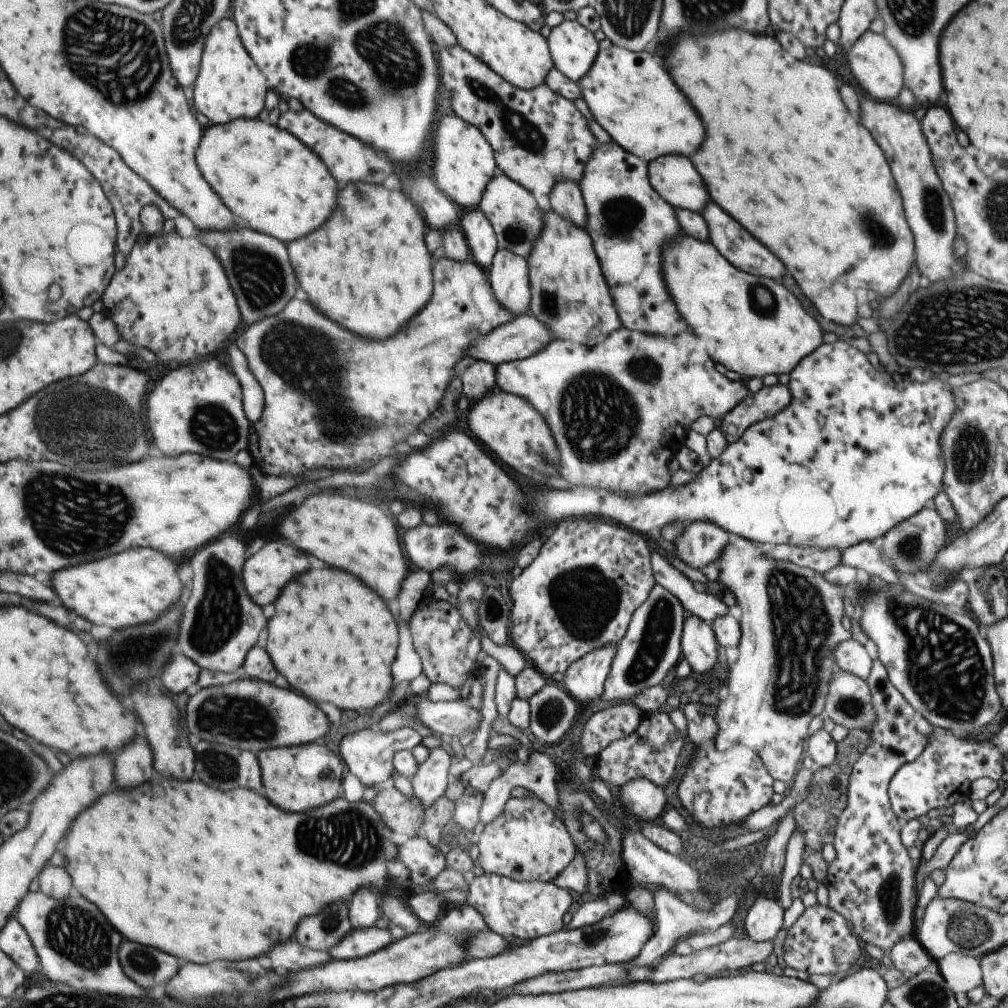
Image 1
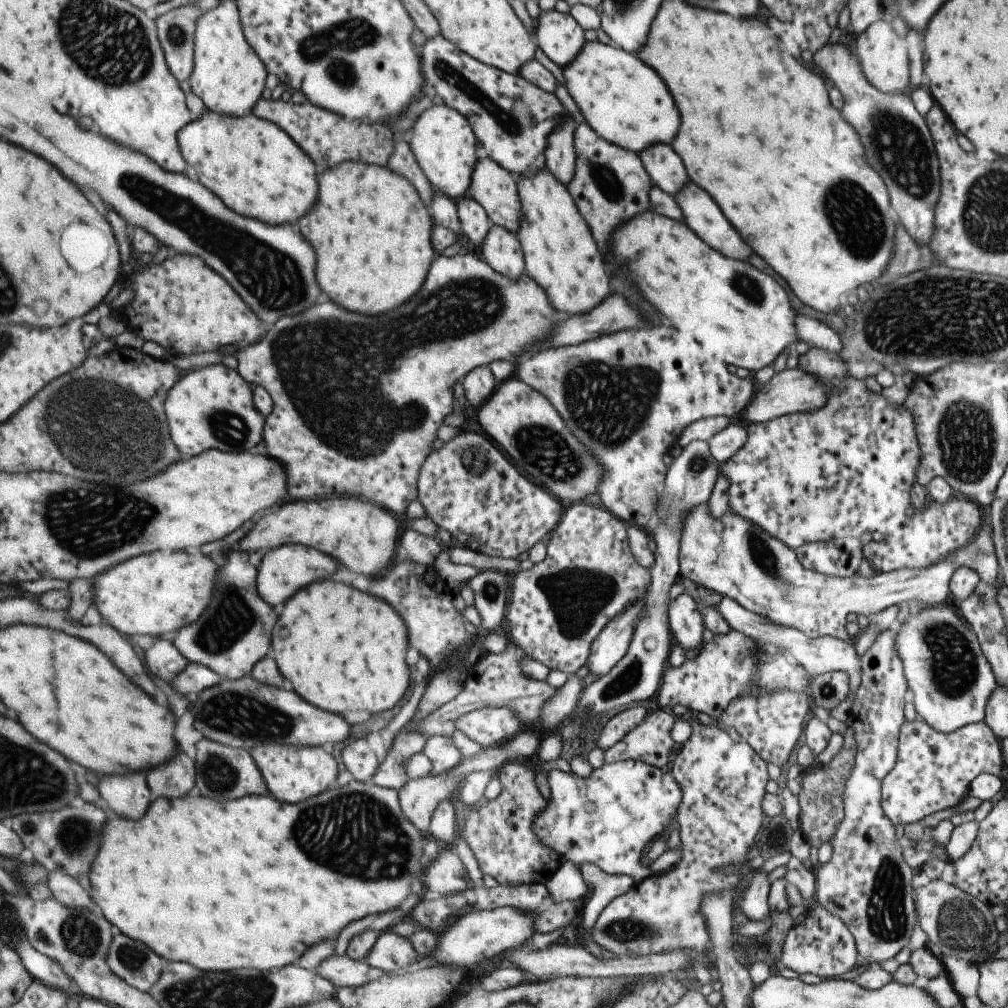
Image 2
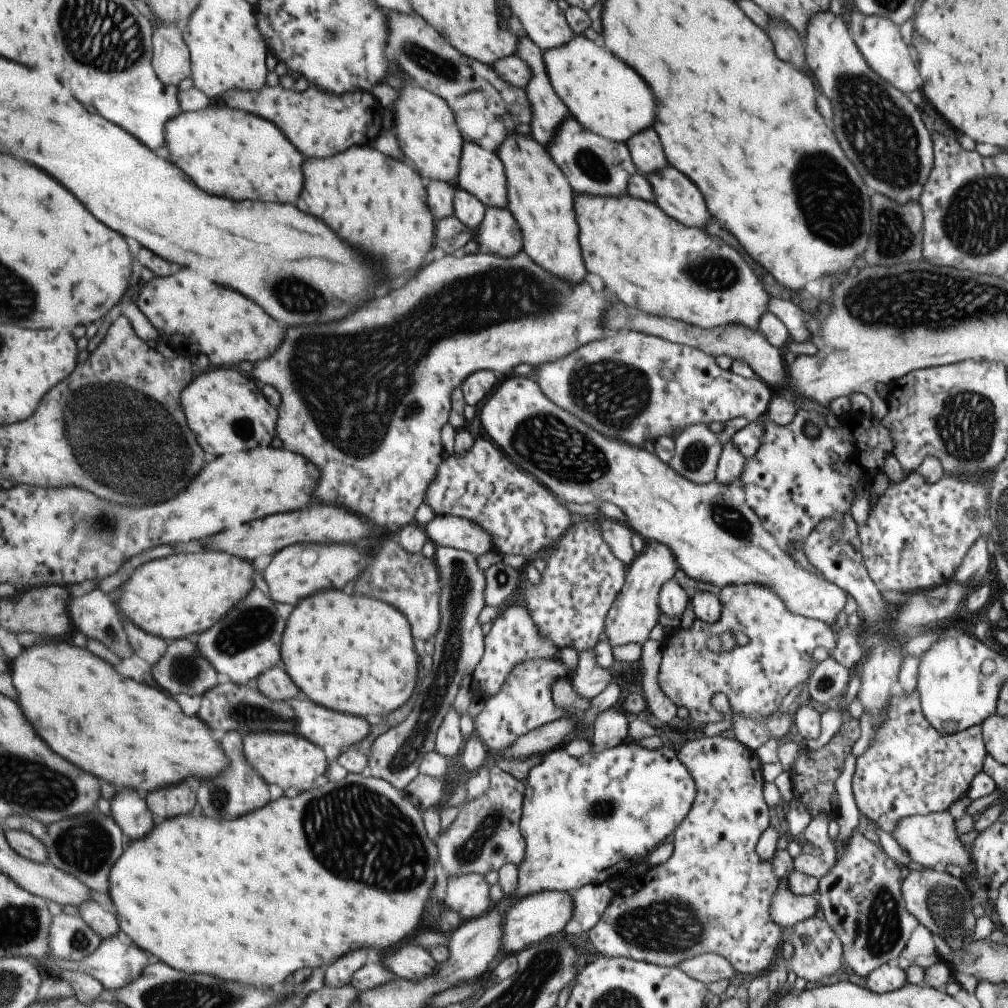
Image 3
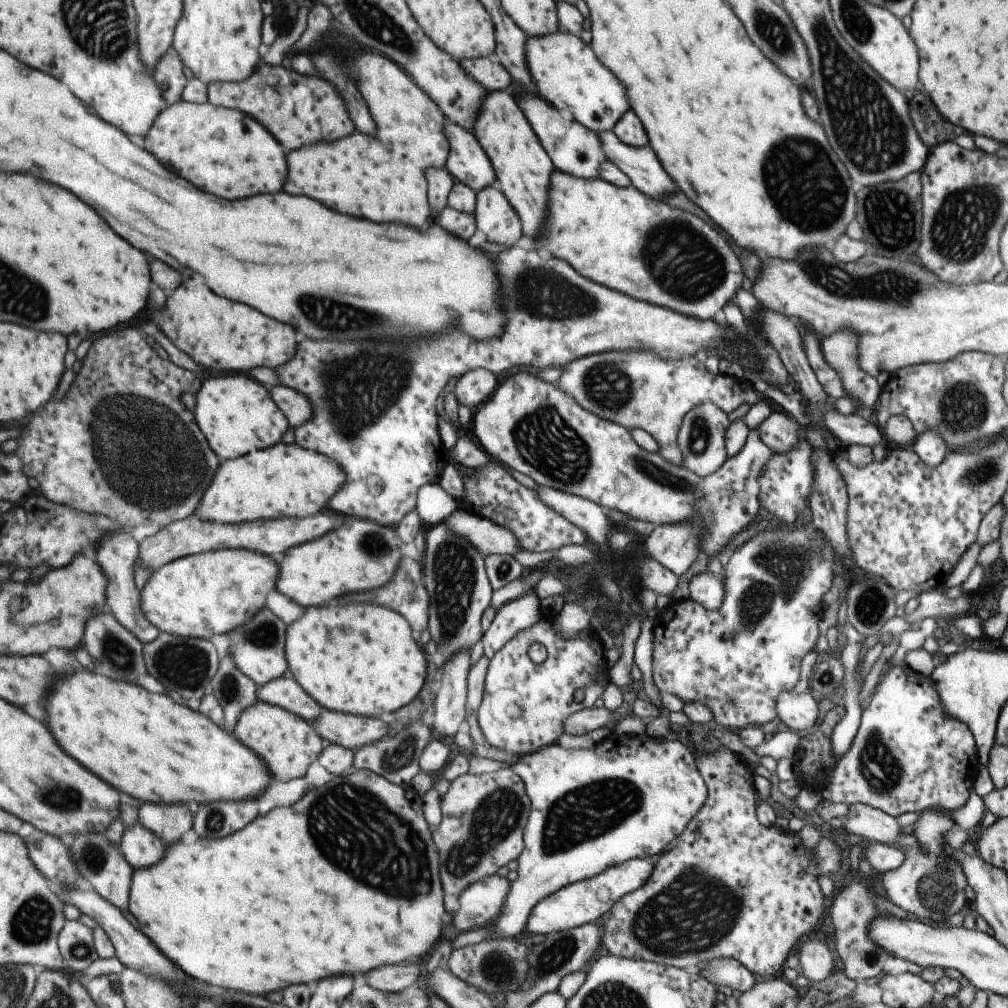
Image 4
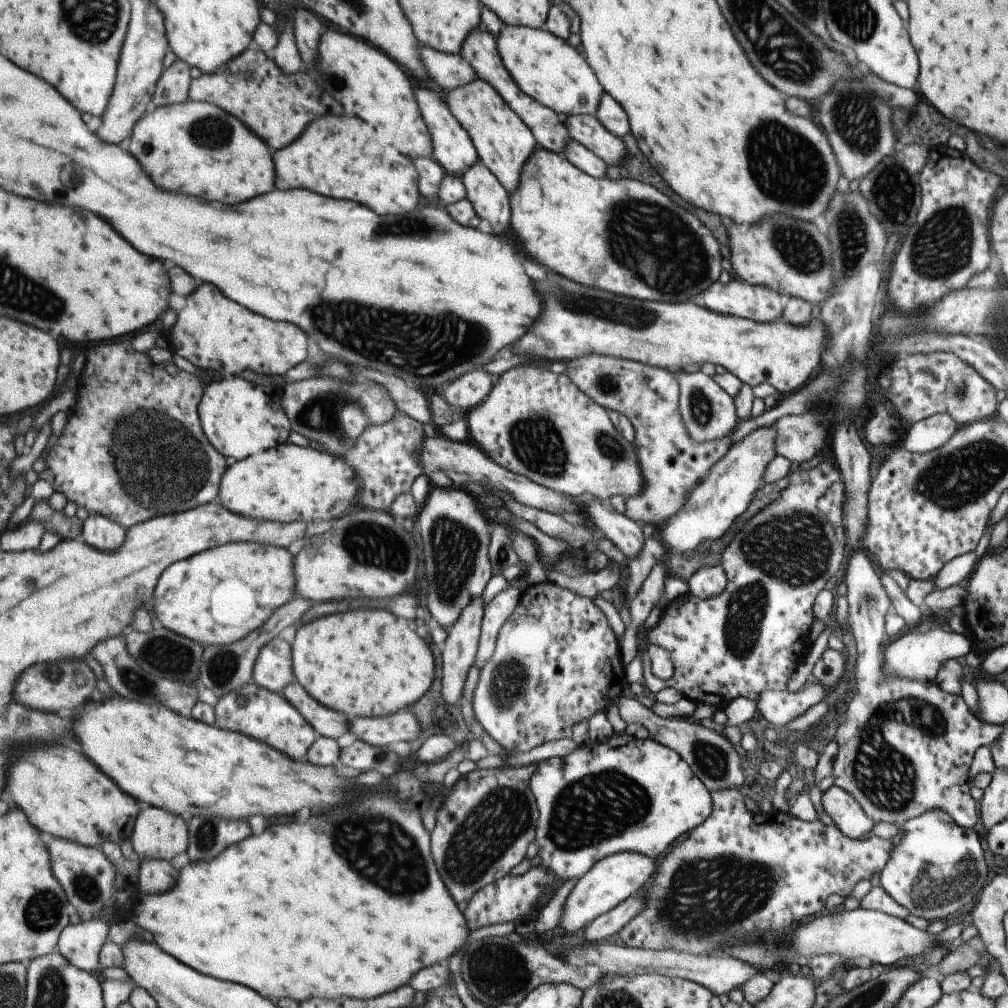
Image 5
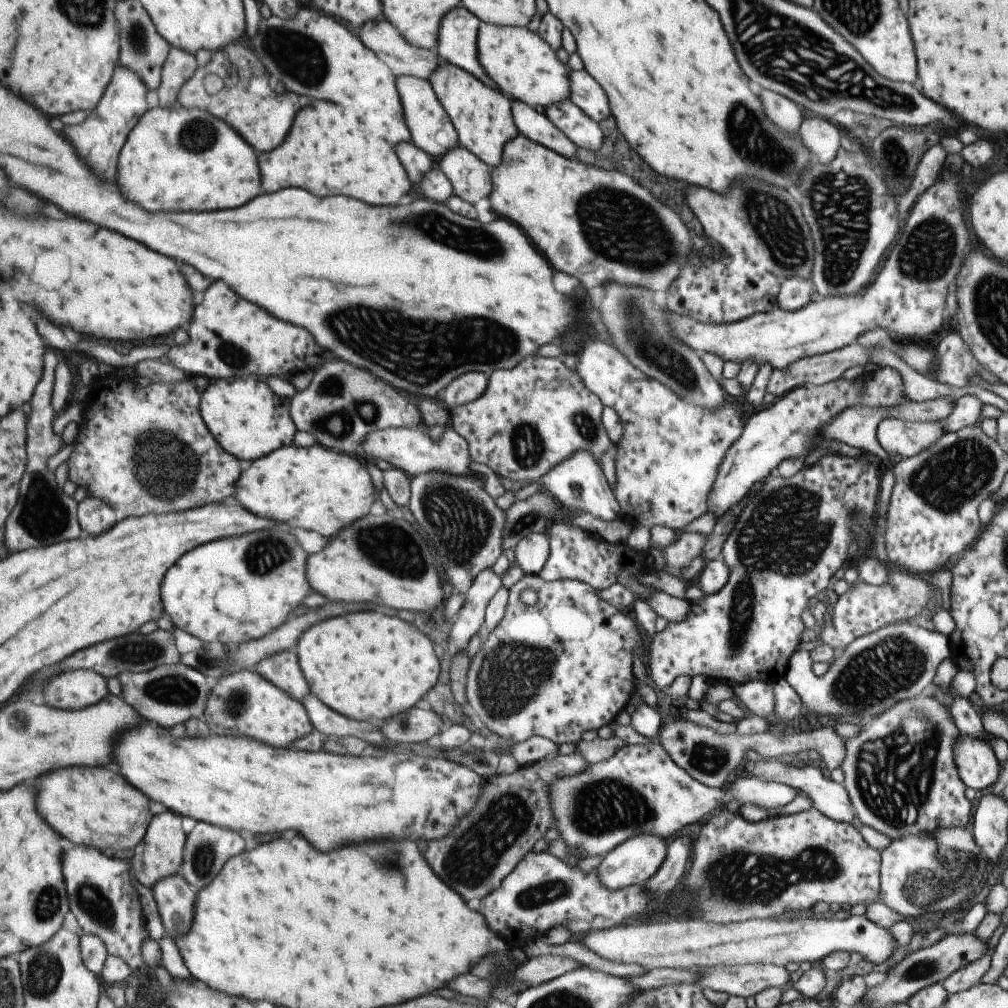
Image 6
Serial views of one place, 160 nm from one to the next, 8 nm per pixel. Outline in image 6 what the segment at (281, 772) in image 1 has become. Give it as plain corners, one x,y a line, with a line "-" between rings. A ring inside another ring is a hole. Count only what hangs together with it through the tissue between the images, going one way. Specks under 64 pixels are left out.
255,668
219,677
206,698
201,718
217,734
247,737
274,747
287,747
290,742
314,732
300,701
272,685

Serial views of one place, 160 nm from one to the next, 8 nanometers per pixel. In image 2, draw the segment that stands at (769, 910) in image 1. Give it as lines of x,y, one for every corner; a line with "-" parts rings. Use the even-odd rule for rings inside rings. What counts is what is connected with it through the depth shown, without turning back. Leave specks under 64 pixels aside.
755,872
747,890
739,898
739,910
745,914
745,918
751,922
765,922
769,917
769,904
767,904
767,894
769,894
769,882
767,873

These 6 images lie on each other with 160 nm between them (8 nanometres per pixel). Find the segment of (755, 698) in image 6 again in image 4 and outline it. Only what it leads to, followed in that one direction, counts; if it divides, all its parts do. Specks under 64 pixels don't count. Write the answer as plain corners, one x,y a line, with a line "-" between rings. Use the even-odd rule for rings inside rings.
810,690
781,692
775,698
775,715
789,731
809,732
818,720
818,703
818,698

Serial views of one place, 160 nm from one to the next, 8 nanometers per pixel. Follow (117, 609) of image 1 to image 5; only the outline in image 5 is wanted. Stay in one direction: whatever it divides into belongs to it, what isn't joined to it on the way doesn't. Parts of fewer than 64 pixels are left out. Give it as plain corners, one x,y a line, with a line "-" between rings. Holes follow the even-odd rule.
253,542
223,544
201,554
195,553
193,558
175,562
161,572
153,592
155,618
166,629
202,646
237,642
257,630
276,608
284,605
294,595
293,559
285,548

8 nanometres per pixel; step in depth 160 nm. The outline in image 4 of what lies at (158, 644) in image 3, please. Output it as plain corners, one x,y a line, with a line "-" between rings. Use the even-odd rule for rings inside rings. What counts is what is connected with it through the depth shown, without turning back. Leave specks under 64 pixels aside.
117,530
117,532
111,532
109,538
105,538
105,542
97,550
99,550
97,552
99,562
101,562
103,570
105,570
105,574
109,574
109,578
111,578
111,584
109,584
109,606
111,606
113,614
117,616
117,620
131,634
135,634
141,640
141,643
149,644
149,642
153,642
159,634
157,628
151,626
143,616
143,610
141,610
141,594
137,590
135,574
133,574
133,564
137,562
137,554
139,554
137,540
131,536
131,532

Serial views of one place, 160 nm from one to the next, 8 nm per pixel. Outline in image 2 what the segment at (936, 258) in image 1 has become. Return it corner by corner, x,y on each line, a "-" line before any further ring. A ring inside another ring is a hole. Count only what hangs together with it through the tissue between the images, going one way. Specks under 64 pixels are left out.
835,43
821,46
812,54
813,64
843,96
841,118
845,118
861,138
867,164
881,174
889,190
891,209
895,210
900,226
917,242
927,246
935,234
935,204
940,192
940,173
934,145
924,118
921,117
908,93
887,94
869,85
863,78
851,48

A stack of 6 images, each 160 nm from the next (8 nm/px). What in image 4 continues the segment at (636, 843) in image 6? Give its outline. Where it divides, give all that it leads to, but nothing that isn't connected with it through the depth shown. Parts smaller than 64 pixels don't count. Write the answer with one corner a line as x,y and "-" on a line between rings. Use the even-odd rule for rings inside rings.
631,859
617,866
605,868
601,874
569,884
543,900
537,902
527,916
524,930
529,934
551,934
573,928
586,923
593,923
605,917
613,902
617,902
623,894
628,894
641,886
653,871
652,859

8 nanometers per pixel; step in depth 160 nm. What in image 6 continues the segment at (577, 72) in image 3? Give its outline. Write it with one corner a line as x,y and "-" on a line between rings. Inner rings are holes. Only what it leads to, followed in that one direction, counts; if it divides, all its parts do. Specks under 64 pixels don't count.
481,21
476,34
476,57
489,80
509,99
543,108
568,99
569,68
559,62
555,51
536,32
528,28

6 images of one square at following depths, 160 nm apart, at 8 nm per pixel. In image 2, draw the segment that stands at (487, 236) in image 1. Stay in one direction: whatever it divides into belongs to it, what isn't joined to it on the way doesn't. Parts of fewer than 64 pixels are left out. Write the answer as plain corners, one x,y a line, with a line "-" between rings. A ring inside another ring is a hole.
465,196
456,201
456,214
460,234
463,234
475,246
475,250
481,248
481,244
491,228
490,221
481,206
470,197

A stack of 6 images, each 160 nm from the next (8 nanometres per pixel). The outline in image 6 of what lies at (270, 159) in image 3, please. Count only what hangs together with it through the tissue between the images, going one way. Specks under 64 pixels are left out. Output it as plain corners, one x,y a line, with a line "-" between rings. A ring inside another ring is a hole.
153,107
145,111
121,151
119,182
125,198
149,212
201,212
237,208
261,192
255,152
227,124
198,108

